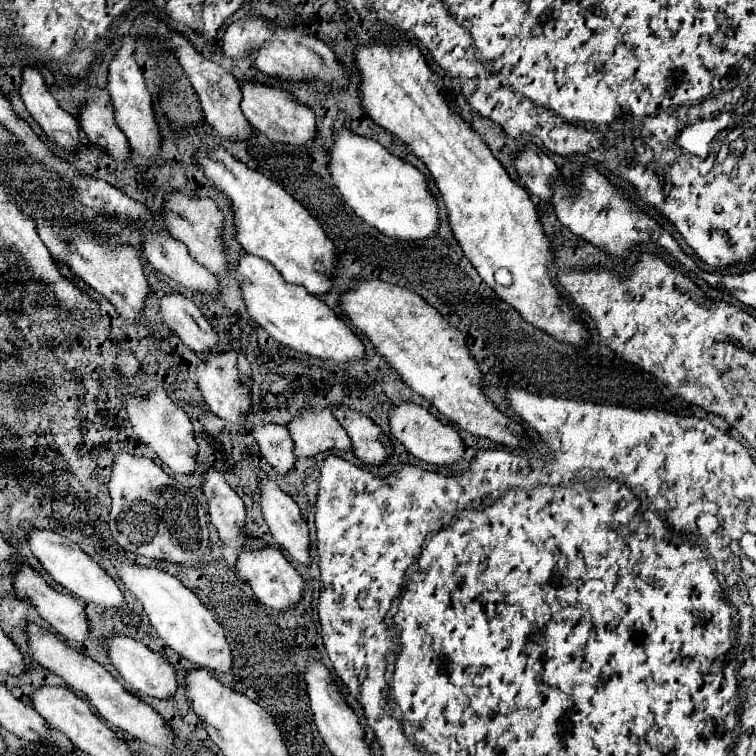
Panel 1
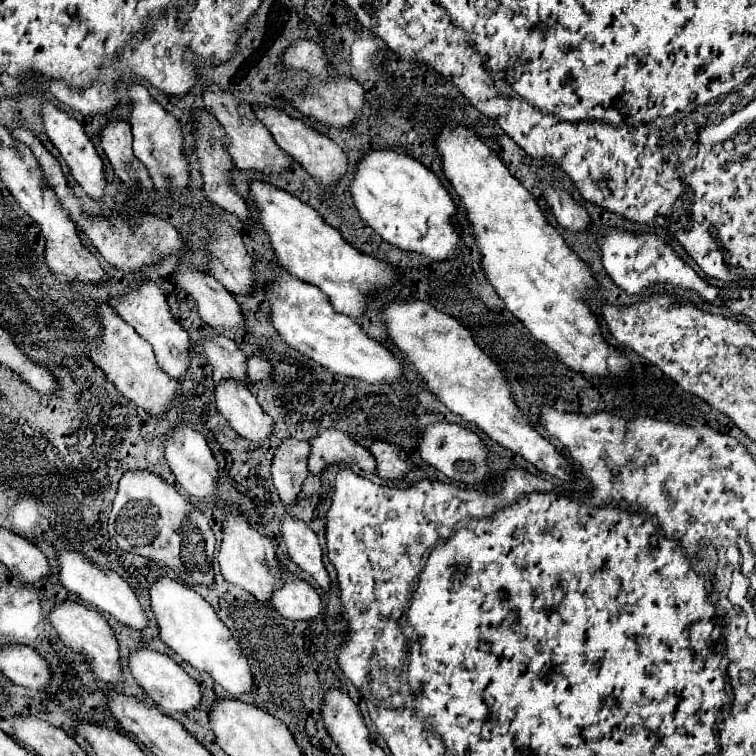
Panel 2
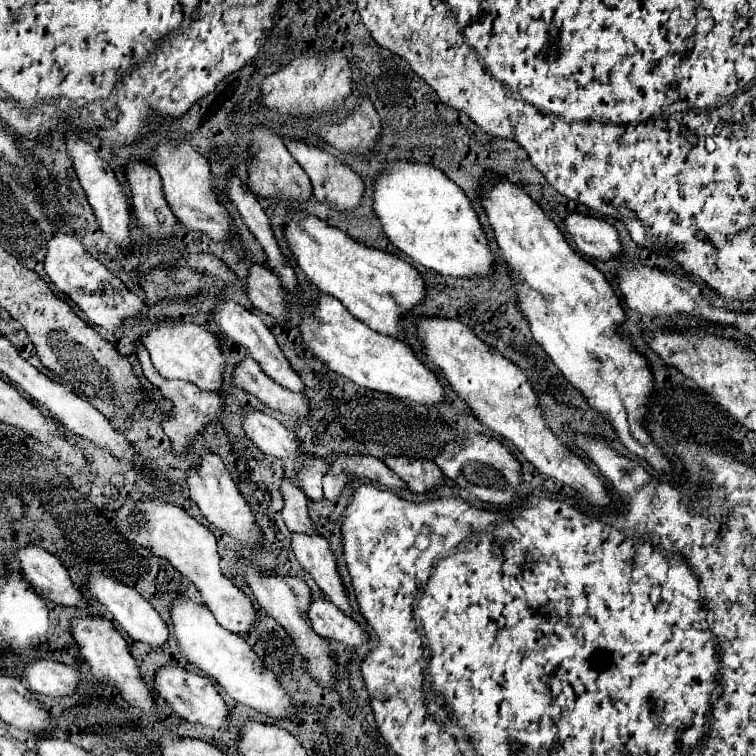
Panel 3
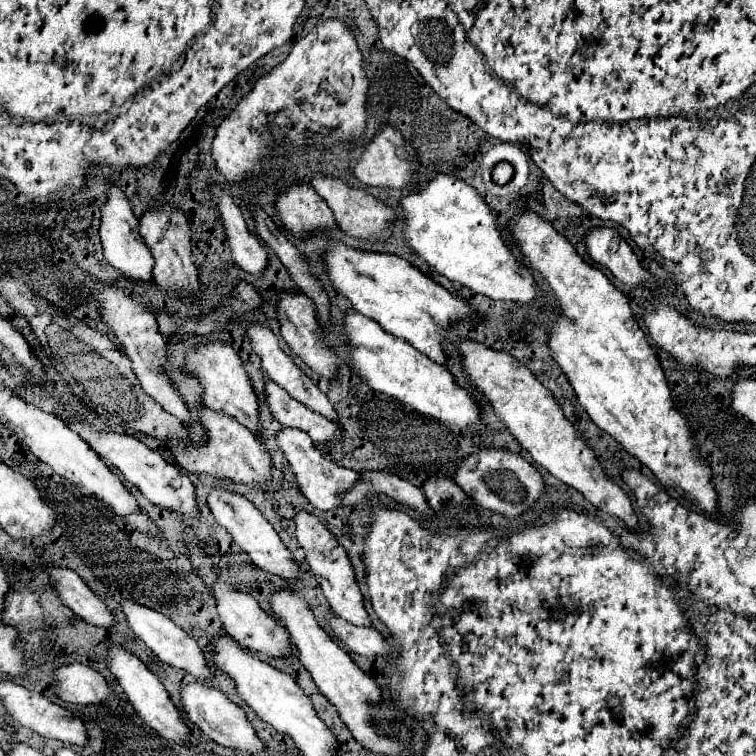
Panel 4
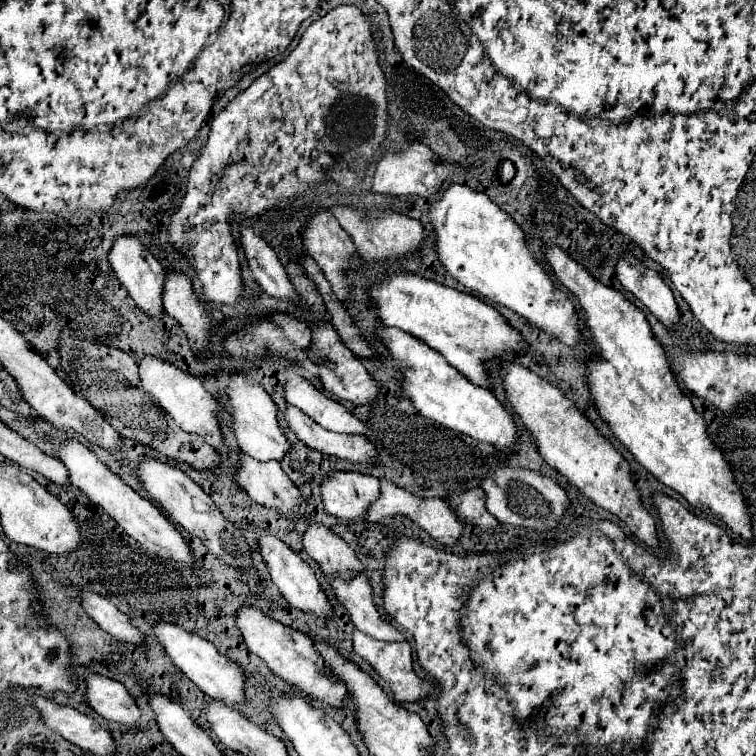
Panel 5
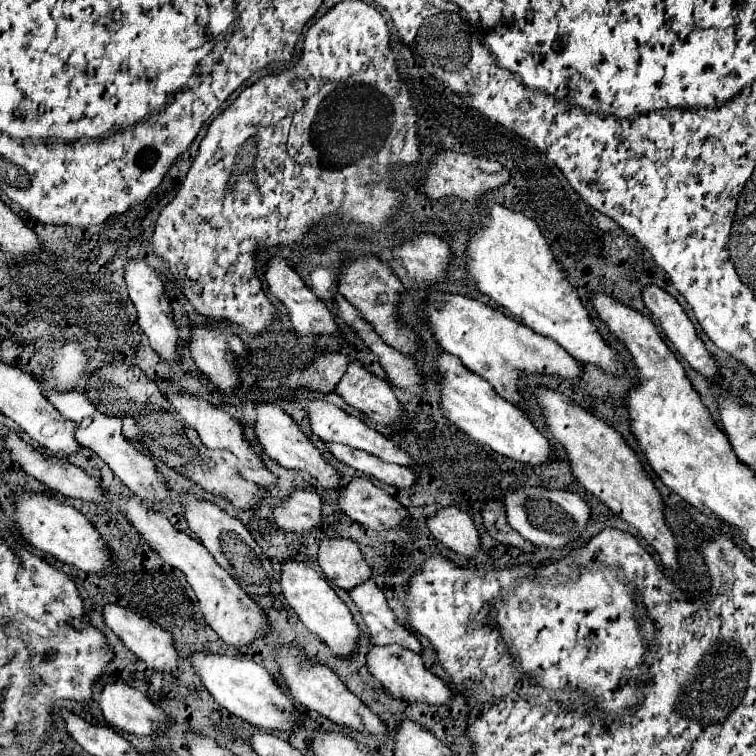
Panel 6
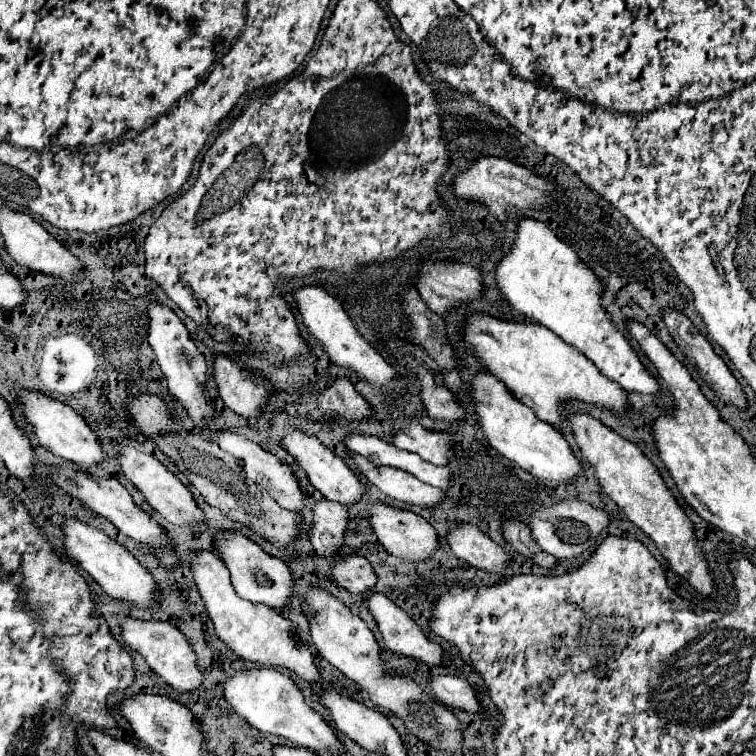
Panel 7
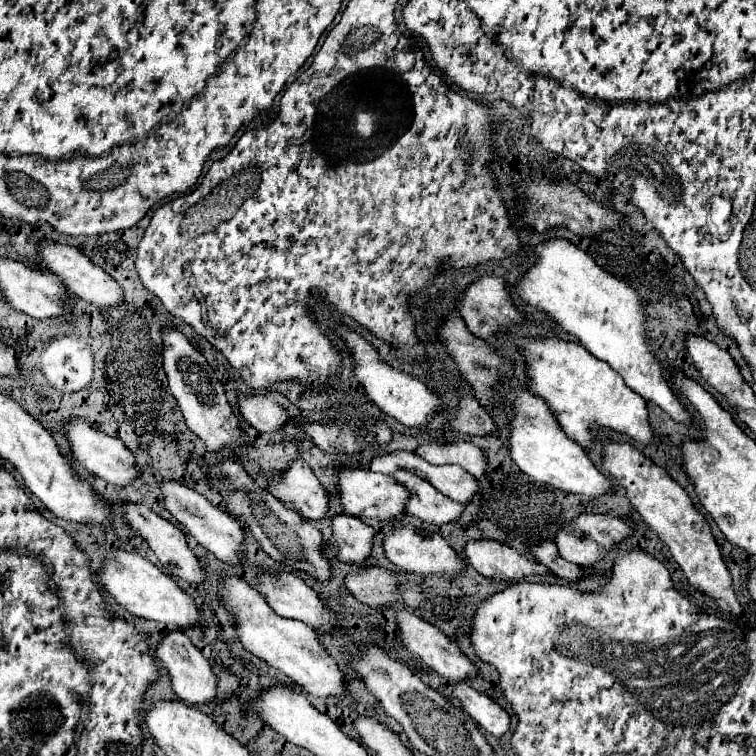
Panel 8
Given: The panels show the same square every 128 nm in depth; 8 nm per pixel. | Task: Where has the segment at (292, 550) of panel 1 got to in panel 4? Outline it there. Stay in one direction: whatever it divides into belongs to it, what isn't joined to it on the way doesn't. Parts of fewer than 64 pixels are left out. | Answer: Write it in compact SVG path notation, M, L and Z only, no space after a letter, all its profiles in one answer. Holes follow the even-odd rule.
M342 546L334 548L332 552L326 552L326 554L322 554L322 552L306 552L306 562L310 564L310 570L314 572L324 596L328 598L328 602L332 606L332 610L340 618L344 618L346 622L356 624L356 626L366 626L366 628L372 626L372 620L370 620L366 608L364 608L364 596L362 596L362 592L360 592L360 588L356 584L356 572L354 572L354 568L352 568L352 564L348 560L348 554L346 554L346 550Z

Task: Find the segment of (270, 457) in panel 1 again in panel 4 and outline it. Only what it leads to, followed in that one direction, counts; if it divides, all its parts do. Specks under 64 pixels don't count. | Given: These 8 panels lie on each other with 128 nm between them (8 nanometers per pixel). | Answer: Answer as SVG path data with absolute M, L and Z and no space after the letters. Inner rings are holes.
M298 512L294 522L296 522L298 544L304 550L328 552L334 546L338 546L338 540L332 536L332 532L316 516L312 516L308 512Z

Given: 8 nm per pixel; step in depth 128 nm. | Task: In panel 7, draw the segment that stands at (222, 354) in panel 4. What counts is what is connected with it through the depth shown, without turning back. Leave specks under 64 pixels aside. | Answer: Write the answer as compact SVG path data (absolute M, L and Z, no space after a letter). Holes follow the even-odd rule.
M294 428L294 430L288 430L288 434L284 438L284 446L296 458L296 462L306 470L312 486L318 488L324 494L326 500L338 502L342 506L352 506L352 504L356 504L364 496L366 486L364 486L364 482L360 482L360 476L356 472L352 472L348 468L348 464L338 454L334 454L332 450L328 450L326 446L322 446L318 442L318 438L306 436L304 432L300 432L300 430Z

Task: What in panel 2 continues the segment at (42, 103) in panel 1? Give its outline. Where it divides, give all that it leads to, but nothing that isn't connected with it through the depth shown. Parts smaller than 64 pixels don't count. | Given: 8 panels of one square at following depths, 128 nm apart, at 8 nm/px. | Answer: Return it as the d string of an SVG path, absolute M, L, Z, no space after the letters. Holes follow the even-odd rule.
M50 102L42 104L42 118L44 118L44 126L46 126L46 134L52 140L52 144L60 150L60 154L64 156L66 164L70 166L70 172L74 176L74 180L82 186L82 190L96 202L102 202L104 198L104 188L106 188L106 176L104 176L104 164L102 158L98 156L98 152L94 150L90 138L84 134L84 128L70 118L66 112L54 108Z

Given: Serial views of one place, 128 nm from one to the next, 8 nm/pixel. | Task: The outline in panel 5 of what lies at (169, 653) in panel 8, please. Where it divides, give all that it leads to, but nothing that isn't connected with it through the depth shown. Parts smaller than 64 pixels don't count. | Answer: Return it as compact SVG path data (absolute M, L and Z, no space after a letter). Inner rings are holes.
M82 592L82 608L102 630L110 632L120 642L128 642L134 646L144 644L144 634L132 624L130 616L120 612L108 598L96 592Z

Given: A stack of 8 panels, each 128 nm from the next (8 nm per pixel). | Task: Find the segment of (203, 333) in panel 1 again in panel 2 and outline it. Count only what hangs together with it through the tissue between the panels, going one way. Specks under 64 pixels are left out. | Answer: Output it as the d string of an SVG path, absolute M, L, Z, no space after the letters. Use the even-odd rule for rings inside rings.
M226 336L206 338L198 348L208 364L214 368L214 382L222 380L242 380L242 384L252 384L246 376L246 354Z

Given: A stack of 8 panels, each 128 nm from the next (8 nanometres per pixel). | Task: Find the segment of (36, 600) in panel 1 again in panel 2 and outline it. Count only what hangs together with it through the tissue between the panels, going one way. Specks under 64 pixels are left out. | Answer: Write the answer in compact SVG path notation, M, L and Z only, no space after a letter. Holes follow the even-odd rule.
M66 600L66 602L54 606L54 610L50 614L50 624L58 630L58 636L62 638L62 642L66 646L70 646L72 650L76 650L78 654L82 654L86 658L86 662L92 668L92 674L98 680L102 680L106 684L122 684L124 682L122 664L120 664L120 646L118 646L116 634L98 610Z

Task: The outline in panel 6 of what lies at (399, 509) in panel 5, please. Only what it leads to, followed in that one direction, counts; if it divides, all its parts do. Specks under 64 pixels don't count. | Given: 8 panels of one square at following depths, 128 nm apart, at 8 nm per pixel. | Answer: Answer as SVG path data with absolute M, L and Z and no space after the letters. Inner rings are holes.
M442 508L436 516L428 518L428 528L446 548L466 558L474 558L480 548L480 534L472 518L458 508Z

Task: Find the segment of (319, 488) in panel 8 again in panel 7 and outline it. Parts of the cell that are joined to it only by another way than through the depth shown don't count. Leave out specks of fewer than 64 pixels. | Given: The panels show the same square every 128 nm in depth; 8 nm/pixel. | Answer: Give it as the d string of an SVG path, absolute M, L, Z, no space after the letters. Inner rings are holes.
M220 432L220 434L214 436L214 442L216 442L222 450L226 450L226 452L232 454L234 458L238 458L238 460L242 462L242 468L244 468L244 472L246 472L246 478L252 480L252 482L256 482L256 484L260 484L262 488L266 488L268 494L270 494L282 508L286 508L286 510L290 510L290 512L300 512L300 510L304 508L304 492L302 492L302 488L300 488L300 482L298 482L294 470L292 470L288 464L284 464L284 462L278 460L274 454L262 450L258 444L250 442L248 438L240 436L240 434L236 434L236 432Z

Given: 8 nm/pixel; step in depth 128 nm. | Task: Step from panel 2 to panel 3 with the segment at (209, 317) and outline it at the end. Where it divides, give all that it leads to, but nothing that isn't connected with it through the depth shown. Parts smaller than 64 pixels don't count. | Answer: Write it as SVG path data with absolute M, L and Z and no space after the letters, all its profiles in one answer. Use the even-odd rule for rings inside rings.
M228 300L228 302L220 302L216 314L212 314L212 320L220 326L220 332L230 338L232 342L244 346L248 350L248 354L262 366L262 370L280 386L284 386L286 390L292 390L292 392L304 392L304 382L302 378L294 372L294 368L290 366L290 362L286 360L286 356L282 354L280 346L276 344L276 338L272 334L272 330L264 324L264 320L256 314L252 314L250 310L246 310L244 306Z

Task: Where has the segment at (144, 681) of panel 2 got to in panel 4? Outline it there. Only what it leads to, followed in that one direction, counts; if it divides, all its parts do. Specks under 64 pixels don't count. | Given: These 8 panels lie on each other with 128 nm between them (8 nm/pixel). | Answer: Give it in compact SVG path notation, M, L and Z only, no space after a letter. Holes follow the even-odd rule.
M200 682L188 684L182 688L182 704L184 704L184 710L188 714L188 720L198 724L200 730L206 736L210 736L214 742L218 742L220 746L242 750L248 754L262 752L266 748L266 744L258 738L256 730L248 722L244 710L240 706L236 706L234 702L230 702L218 688L212 688L208 684L200 684Z

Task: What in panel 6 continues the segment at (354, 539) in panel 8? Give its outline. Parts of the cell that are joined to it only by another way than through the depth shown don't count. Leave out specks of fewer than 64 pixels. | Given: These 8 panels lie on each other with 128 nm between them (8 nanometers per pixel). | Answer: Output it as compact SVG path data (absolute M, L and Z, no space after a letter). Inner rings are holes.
M296 490L284 504L274 508L274 520L276 526L296 534L312 532L322 524L322 498L310 490Z

